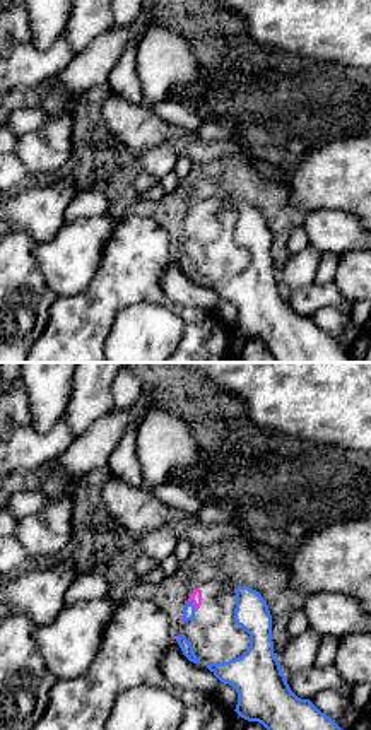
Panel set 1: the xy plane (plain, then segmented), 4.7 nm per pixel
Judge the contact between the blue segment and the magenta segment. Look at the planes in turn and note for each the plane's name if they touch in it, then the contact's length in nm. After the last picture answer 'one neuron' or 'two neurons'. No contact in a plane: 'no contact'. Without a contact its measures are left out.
xy | 70 nm

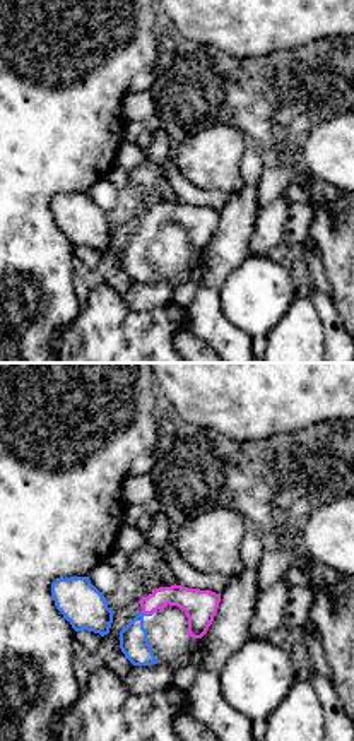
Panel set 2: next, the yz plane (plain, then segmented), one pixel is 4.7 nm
yz | 70 nm

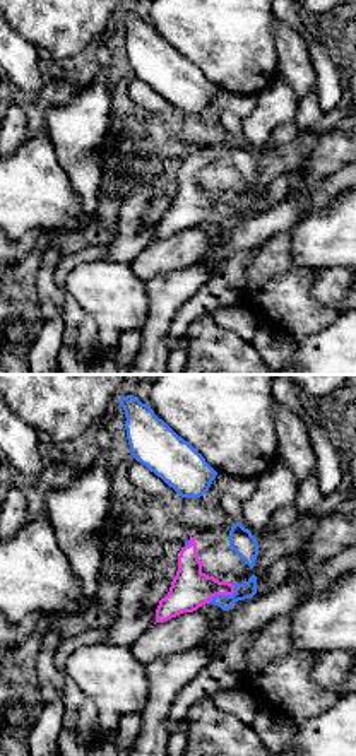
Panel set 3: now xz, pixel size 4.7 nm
xz | 160 nm

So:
one neuron

